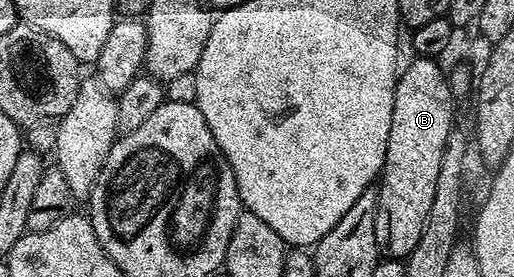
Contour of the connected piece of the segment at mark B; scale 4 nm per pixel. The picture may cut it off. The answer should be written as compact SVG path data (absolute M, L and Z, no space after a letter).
M435 59L412 60L404 64L397 76L395 105L391 109L391 133L387 137L385 164L377 187L375 241L382 256L393 261L404 260L419 245L431 201L435 198L435 181L450 133L455 129L453 106L455 100L446 72Z

